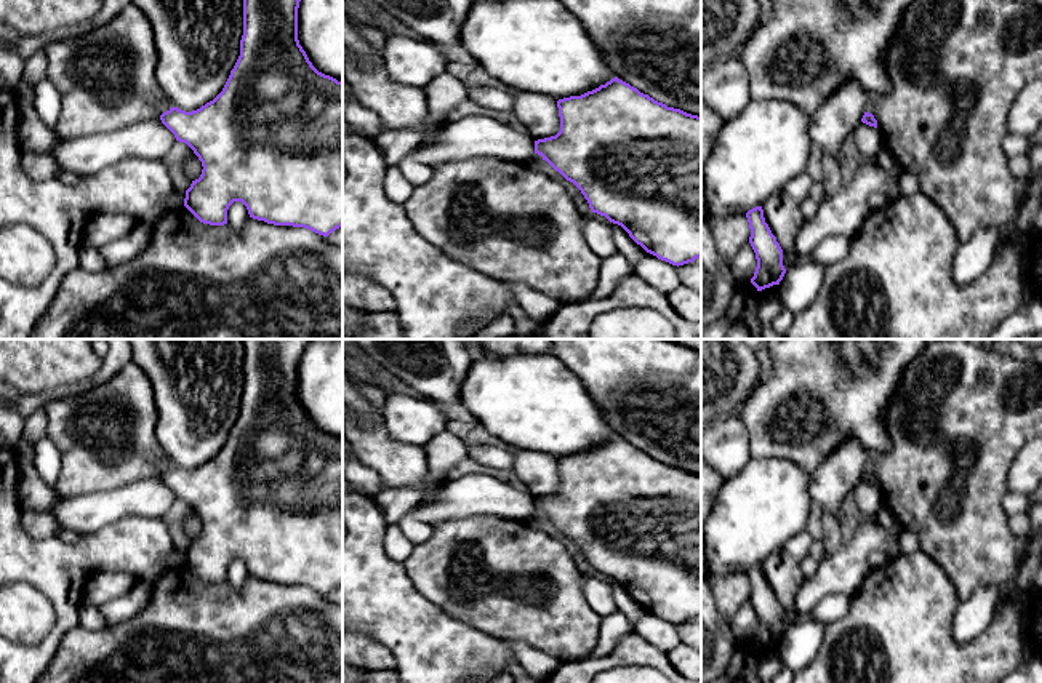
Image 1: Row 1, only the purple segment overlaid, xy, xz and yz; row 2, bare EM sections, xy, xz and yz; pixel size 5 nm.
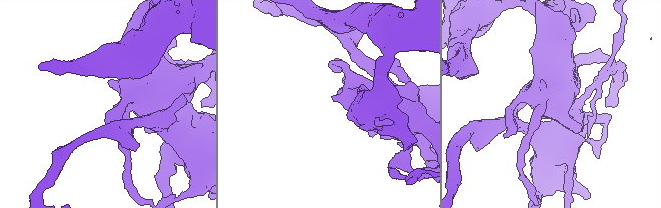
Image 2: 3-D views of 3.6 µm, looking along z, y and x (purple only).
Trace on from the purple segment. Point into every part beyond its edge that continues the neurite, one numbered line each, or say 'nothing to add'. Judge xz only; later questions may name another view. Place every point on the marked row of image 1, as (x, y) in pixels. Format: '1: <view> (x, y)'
nothing to add

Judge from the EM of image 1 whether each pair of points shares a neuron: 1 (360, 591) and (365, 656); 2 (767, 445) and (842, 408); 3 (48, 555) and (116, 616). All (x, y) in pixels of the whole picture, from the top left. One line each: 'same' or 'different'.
1: different
2: same
3: different

